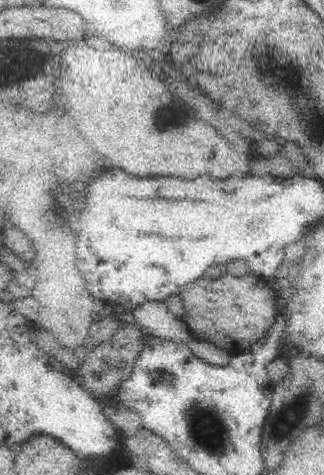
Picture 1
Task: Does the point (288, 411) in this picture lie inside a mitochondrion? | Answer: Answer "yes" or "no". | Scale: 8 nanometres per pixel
yes

